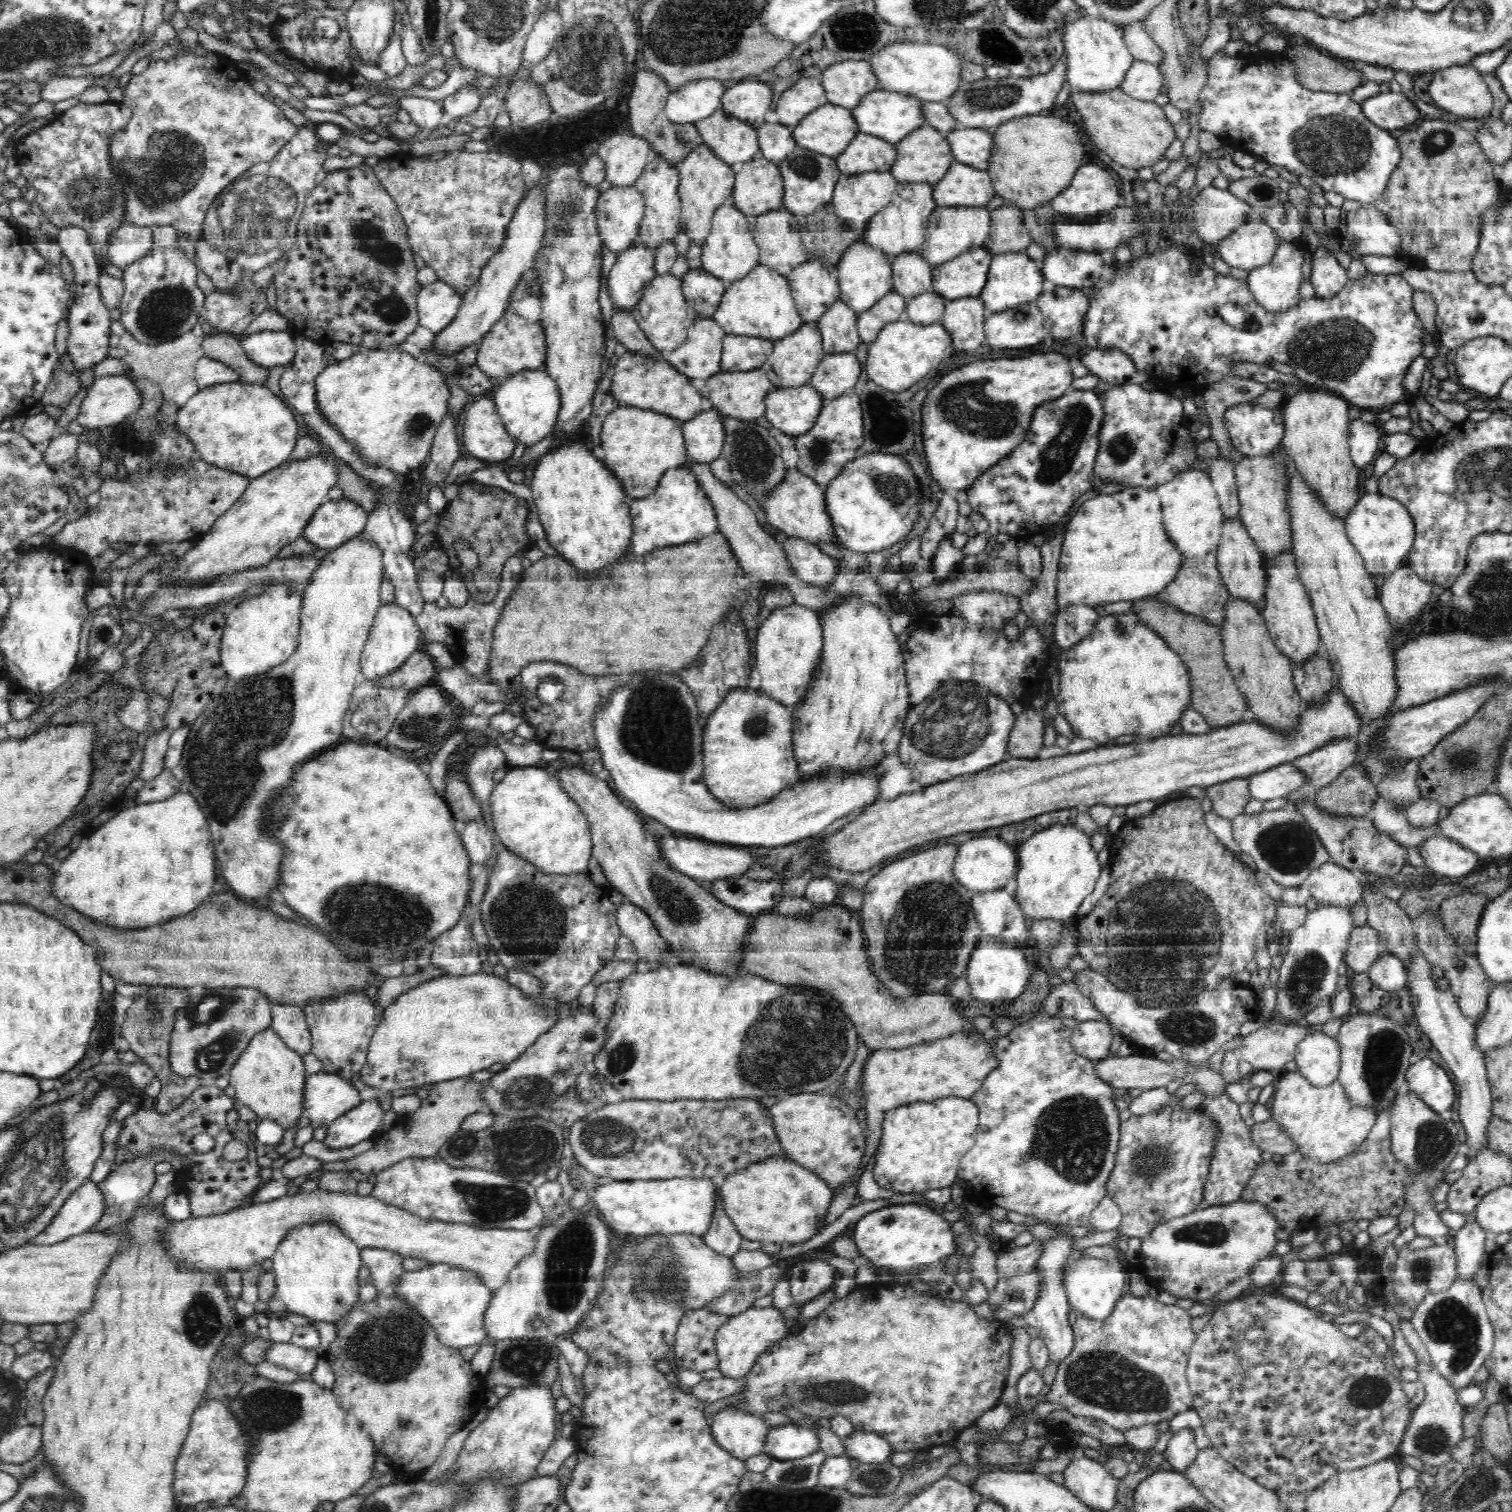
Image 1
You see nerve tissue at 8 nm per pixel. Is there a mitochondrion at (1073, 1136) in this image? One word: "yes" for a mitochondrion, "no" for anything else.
yes

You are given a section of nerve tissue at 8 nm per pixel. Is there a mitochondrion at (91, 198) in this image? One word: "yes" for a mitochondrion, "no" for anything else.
yes

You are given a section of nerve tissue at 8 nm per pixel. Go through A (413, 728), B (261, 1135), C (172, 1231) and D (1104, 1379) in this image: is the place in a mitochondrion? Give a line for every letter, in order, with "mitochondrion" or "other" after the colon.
A: mitochondrion
B: other
C: other
D: mitochondrion

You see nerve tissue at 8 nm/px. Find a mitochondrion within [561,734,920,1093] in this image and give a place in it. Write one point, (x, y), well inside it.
(679, 907)

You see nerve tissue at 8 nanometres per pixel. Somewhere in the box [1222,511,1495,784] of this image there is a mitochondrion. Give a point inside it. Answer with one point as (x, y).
(1466, 760)

